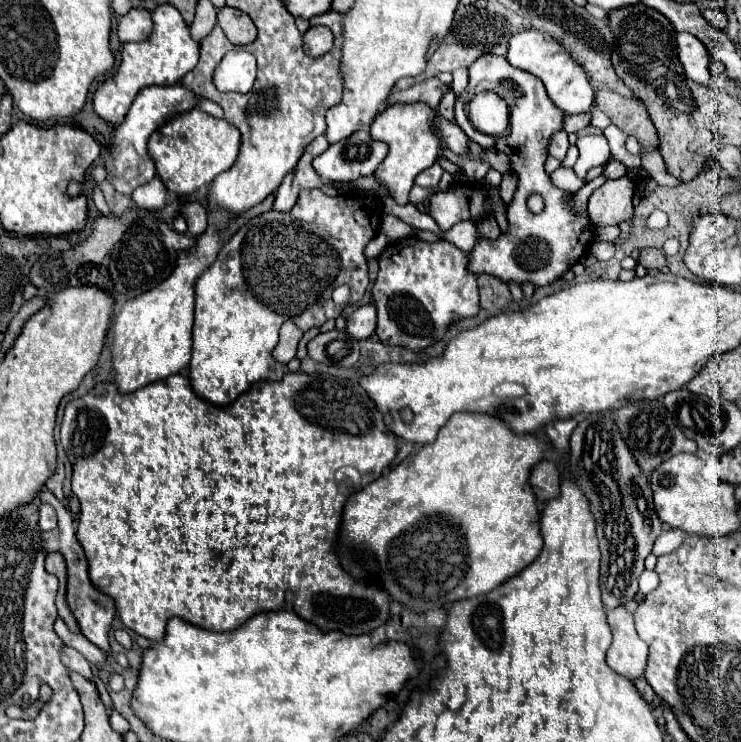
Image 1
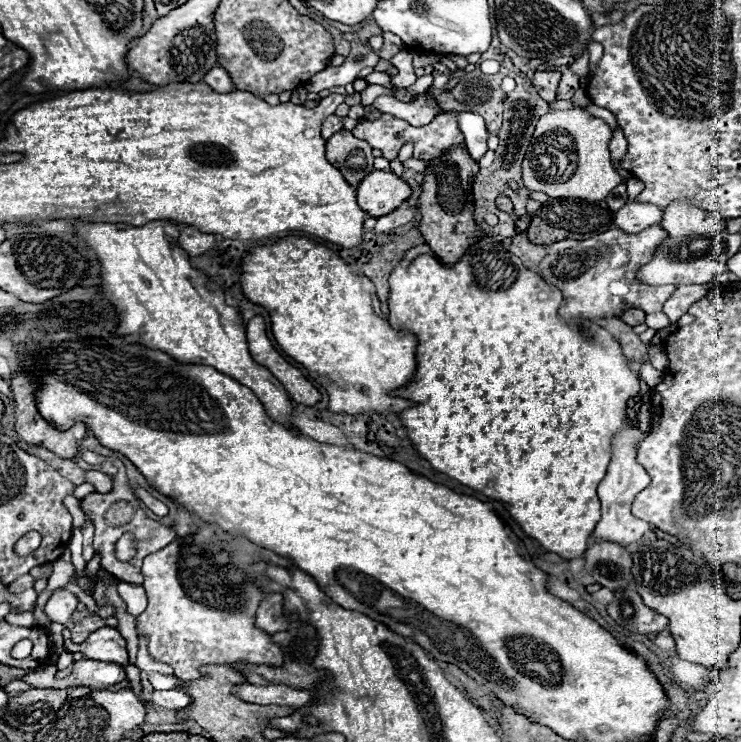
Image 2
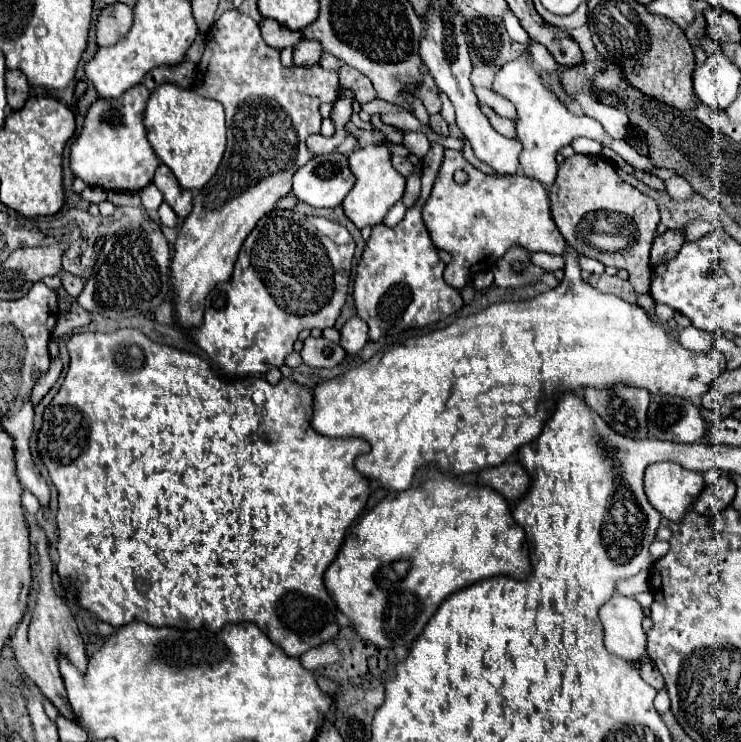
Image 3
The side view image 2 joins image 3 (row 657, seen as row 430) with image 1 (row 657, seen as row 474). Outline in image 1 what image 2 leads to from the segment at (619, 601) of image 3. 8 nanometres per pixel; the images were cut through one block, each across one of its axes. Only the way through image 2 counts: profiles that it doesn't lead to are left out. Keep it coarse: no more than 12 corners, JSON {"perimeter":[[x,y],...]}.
{"perimeter":[[608,612],[612,644],[606,664],[636,680],[648,664],[648,644],[632,614]]}

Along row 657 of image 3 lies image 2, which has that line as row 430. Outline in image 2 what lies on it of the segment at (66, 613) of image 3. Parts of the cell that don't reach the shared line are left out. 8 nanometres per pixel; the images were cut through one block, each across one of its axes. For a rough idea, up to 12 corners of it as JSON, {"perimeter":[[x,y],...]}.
{"perimeter":[[16,378],[14,430],[66,460],[78,454],[86,424],[56,430],[38,414],[36,390]]}

